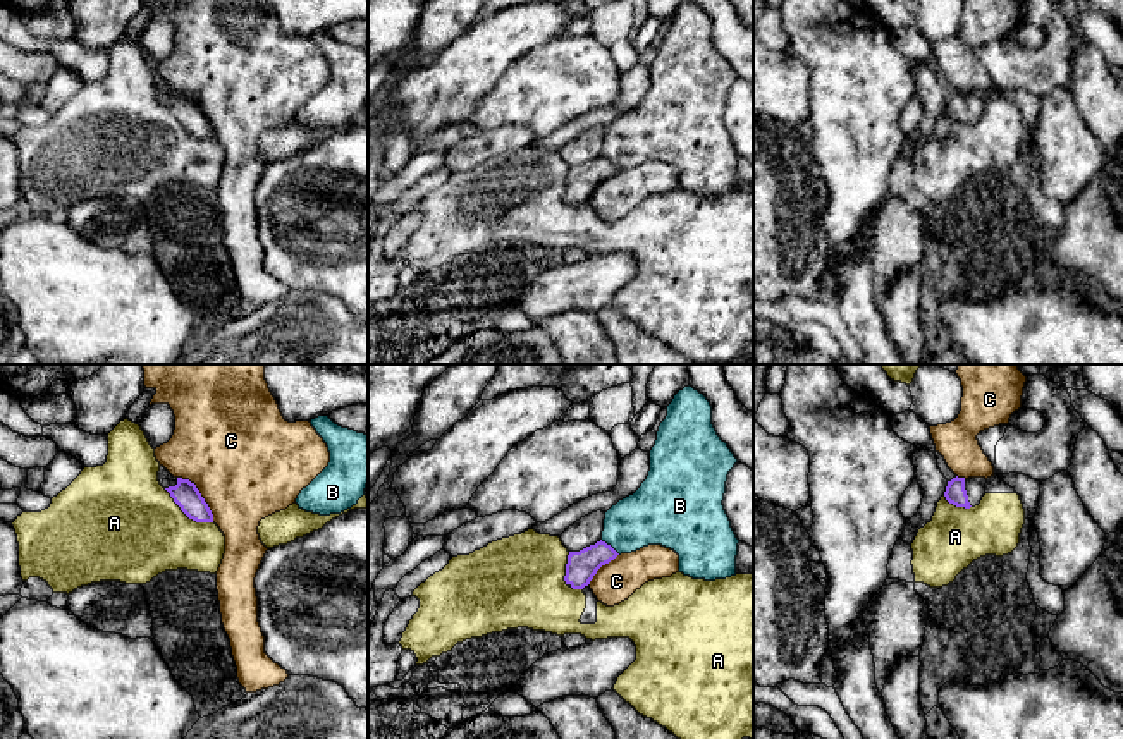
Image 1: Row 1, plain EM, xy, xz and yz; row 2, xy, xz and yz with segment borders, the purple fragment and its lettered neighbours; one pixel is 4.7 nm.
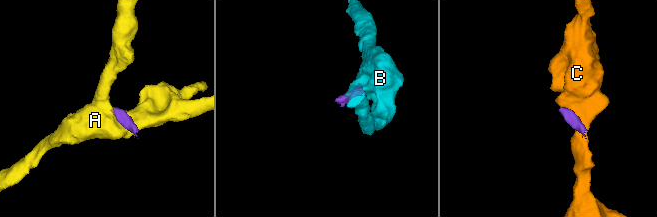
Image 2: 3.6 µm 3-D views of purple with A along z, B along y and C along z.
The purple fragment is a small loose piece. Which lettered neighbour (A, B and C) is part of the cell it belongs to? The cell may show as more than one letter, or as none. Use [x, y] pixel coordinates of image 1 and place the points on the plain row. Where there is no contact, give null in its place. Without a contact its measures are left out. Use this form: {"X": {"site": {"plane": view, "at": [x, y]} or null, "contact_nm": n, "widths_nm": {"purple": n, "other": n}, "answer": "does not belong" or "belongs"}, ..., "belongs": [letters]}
{"A": {"site": {"plane": "xy", "at": [186, 129]}, "contact_nm": 280, "widths_nm": {"purple": 120, "other": 460}, "answer": "does not belong"}, "B": {"site": {"plane": "xz", "at": [609, 160]}, "contact_nm": 120, "widths_nm": {"purple": 150, "other": 280}, "answer": "does not belong"}, "C": {"site": {"plane": "xy", "at": [200, 110]}, "contact_nm": 280, "widths_nm": {"purple": 120, "other": 480}, "answer": "does not belong"}, "belongs": []}

